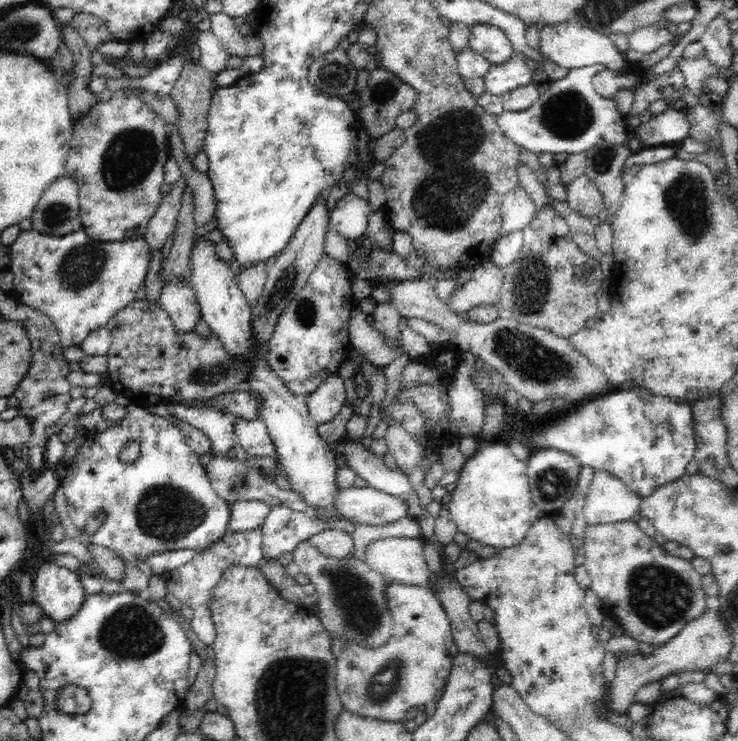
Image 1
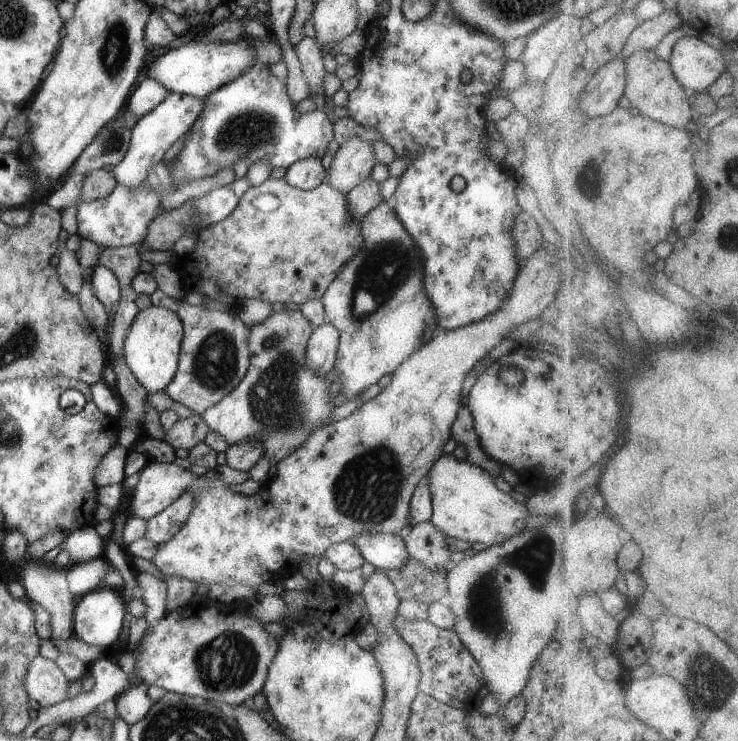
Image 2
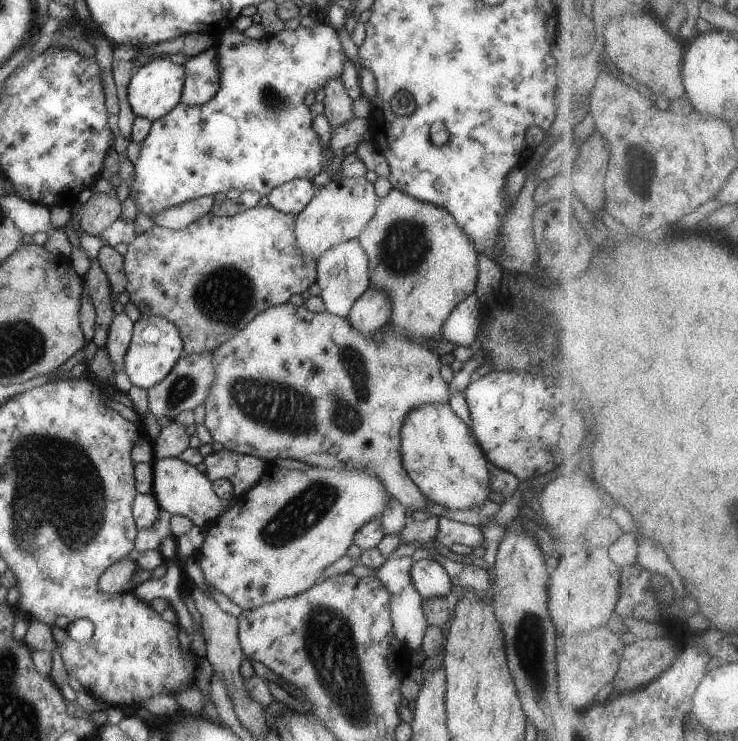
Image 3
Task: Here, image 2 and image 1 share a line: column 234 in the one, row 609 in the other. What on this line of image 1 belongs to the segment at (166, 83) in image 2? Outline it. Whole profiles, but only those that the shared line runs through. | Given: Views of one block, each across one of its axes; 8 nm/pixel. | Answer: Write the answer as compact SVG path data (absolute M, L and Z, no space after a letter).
M51 558L36 569L33 602L56 624L75 616L86 597L76 571L56 564Z

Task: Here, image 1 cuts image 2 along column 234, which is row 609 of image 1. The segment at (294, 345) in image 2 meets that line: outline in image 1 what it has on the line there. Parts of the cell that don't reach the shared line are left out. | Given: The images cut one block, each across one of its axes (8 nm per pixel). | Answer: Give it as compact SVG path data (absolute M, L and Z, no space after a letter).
M389 581L385 588L386 605L390 609L394 632L382 648L363 648L347 642L347 638L332 638L332 655L336 659L336 689L343 708L350 713L388 722L404 722L410 708L428 704L437 692L446 687L453 660L460 653L453 635L451 621L437 596L426 586Z

